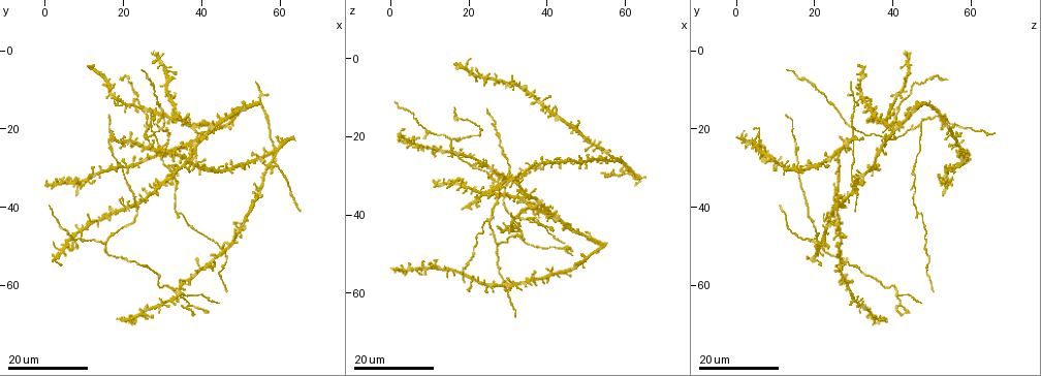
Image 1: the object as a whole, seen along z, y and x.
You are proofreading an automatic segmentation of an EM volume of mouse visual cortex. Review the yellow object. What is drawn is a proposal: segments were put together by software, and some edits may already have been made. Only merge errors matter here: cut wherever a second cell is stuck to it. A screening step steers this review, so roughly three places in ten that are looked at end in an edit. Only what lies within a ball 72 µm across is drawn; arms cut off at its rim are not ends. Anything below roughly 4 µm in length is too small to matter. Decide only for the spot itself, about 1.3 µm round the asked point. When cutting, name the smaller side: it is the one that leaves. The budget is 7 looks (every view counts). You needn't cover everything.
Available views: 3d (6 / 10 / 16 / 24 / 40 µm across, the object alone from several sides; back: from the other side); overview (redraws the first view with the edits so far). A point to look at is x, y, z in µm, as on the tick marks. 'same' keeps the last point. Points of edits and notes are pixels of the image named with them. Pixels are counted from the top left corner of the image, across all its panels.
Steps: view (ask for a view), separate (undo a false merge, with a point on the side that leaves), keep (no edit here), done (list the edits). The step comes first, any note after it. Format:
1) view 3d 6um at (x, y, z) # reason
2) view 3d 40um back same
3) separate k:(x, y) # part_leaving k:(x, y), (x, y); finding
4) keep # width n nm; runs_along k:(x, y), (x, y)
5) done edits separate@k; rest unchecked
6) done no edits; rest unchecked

view 3d 16um at (33.5, 35.0, 45.5) # side arm on a straight run

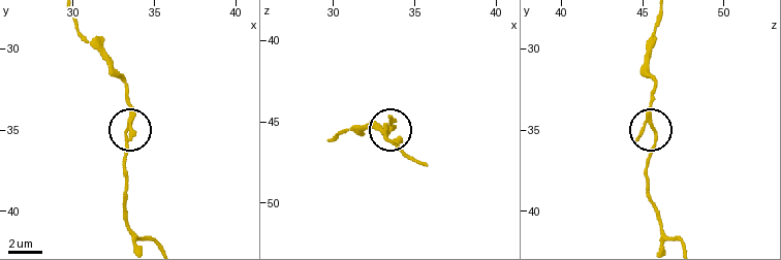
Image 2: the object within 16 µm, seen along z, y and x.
view 3d 6um same

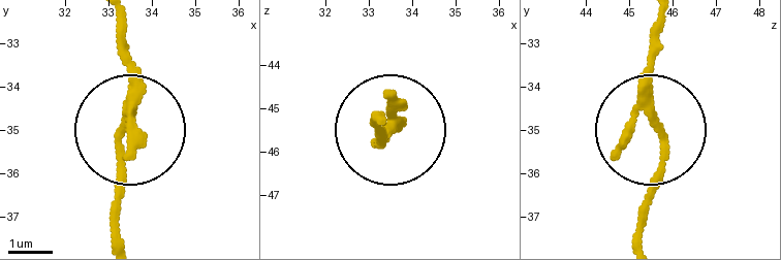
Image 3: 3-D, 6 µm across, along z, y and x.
keep # runs_along 3:(664, 22), (653, 66), (664, 166), (643, 232); continuous, no second cell

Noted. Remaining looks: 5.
view 3d 16um at (27.0, 18.5, 47.5) # arms part here

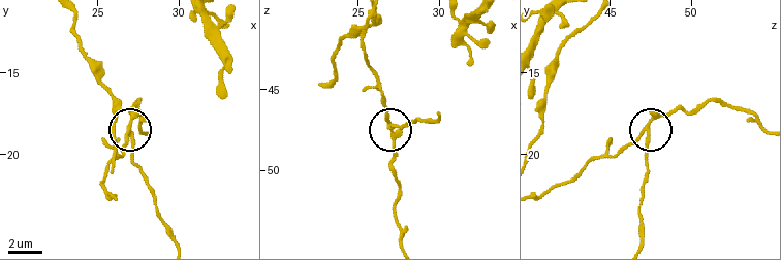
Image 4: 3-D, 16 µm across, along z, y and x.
view 3d 6um at (27.1, 18.8, 47.4)

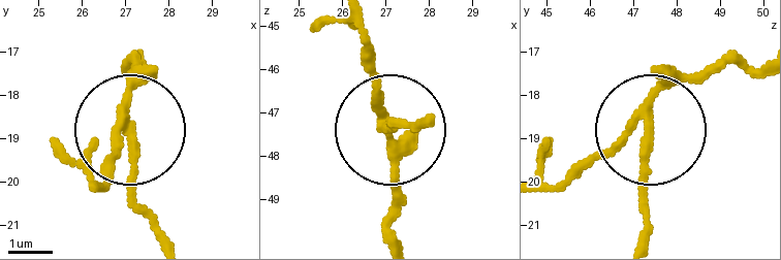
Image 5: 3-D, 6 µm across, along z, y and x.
separate 5:(395, 186) # side_arm 23 um; part_leaving 5:(380, 124), (358, 17); two cells meet here

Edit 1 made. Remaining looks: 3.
view overview

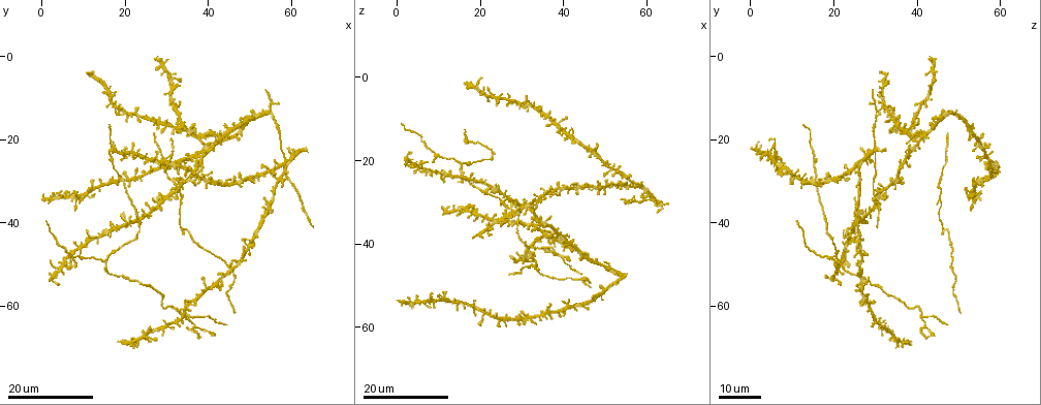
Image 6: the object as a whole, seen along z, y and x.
view 3d 24um at (59.5, 24.5, 28.5) # three arms meet

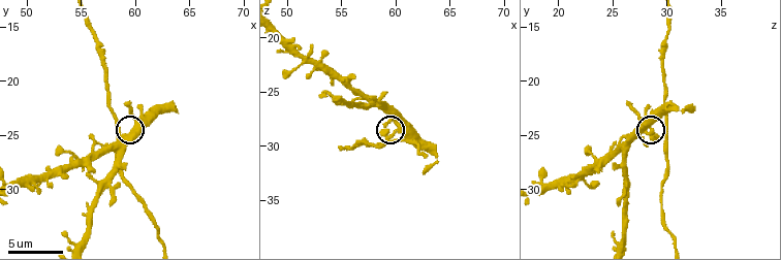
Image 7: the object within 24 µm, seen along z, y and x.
view 3d 10um at (60.0, 24.6, 28.8) # zoom in

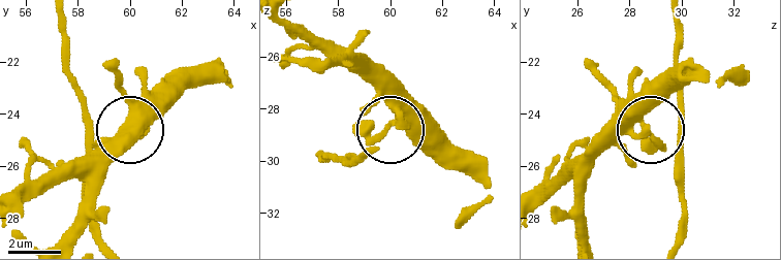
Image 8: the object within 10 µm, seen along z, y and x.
keep # side_arm 7 um; runs_along 8:(581, 242), (583, 175), (607, 149), (647, 129), (647, 91); continuous, no second cell

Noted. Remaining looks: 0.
done edits separate@5; rest unchecked

